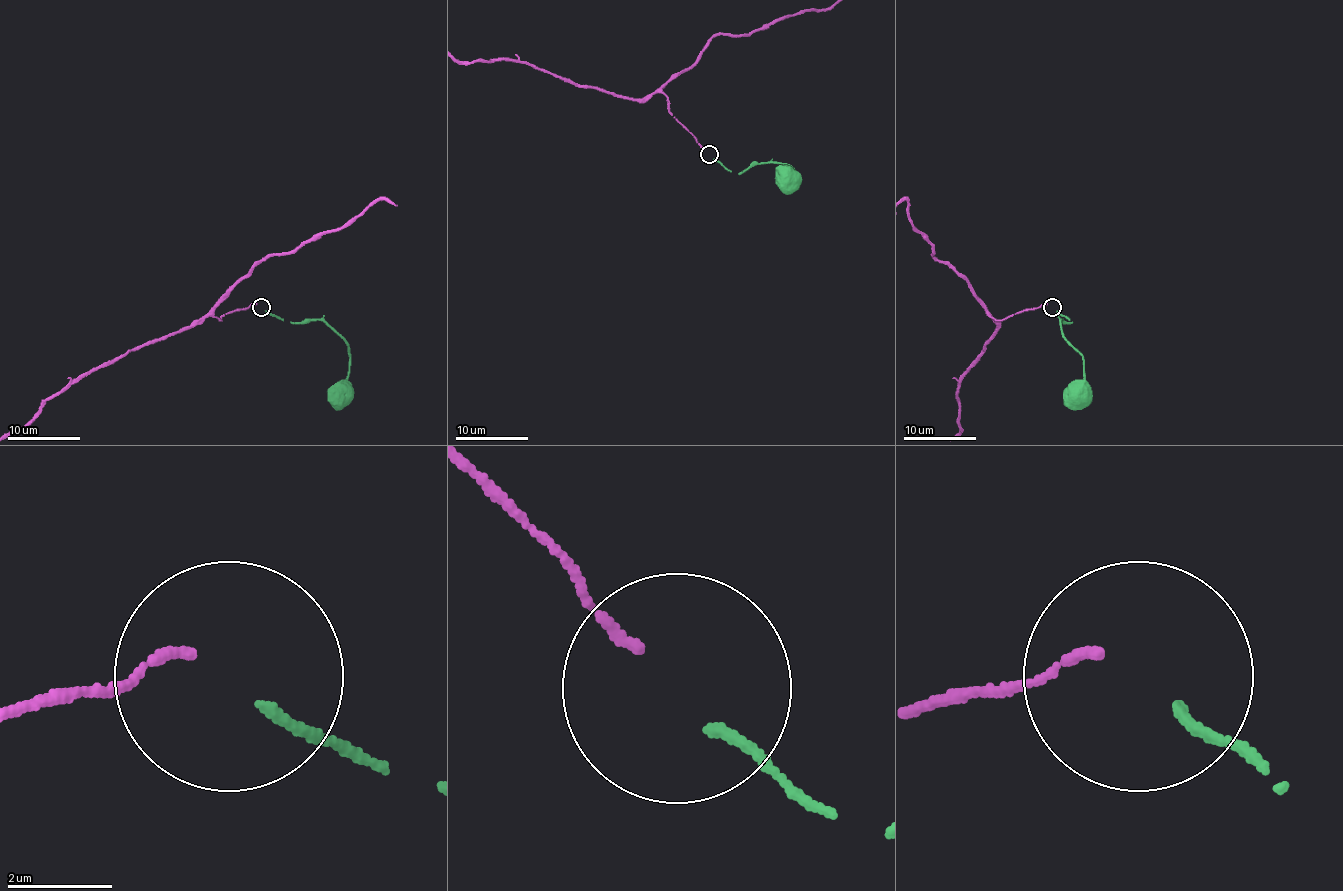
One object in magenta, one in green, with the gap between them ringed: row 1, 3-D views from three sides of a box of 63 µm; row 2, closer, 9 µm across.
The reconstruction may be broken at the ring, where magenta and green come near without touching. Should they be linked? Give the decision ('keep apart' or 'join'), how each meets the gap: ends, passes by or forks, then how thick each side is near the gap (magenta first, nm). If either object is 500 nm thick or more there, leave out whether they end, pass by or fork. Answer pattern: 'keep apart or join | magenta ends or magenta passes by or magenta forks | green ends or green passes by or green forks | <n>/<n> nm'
join | magenta ends | green ends | 200/200 nm

